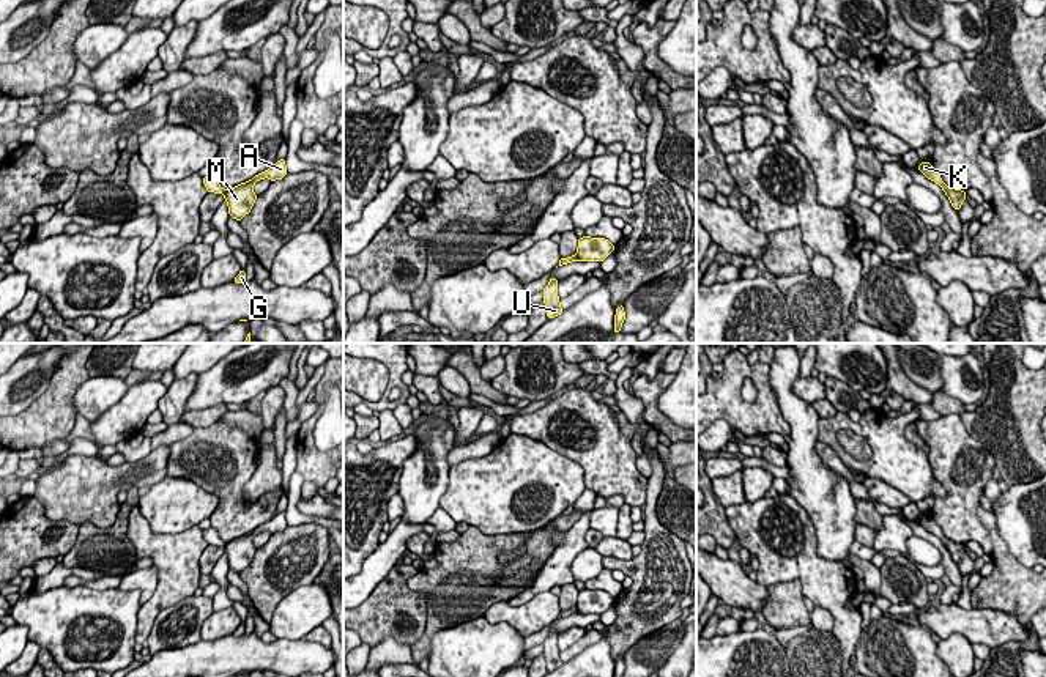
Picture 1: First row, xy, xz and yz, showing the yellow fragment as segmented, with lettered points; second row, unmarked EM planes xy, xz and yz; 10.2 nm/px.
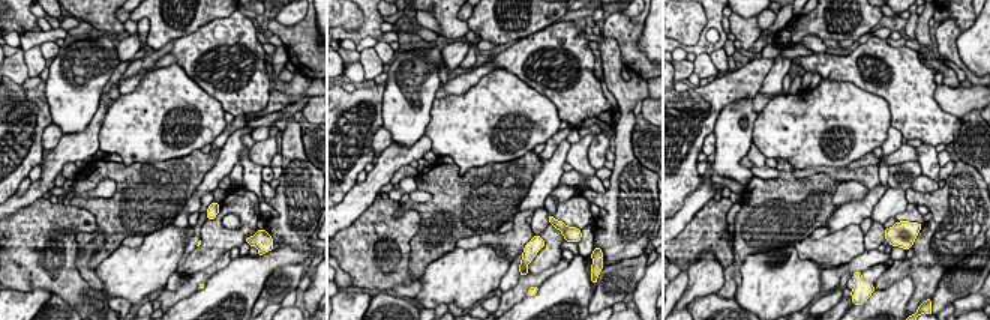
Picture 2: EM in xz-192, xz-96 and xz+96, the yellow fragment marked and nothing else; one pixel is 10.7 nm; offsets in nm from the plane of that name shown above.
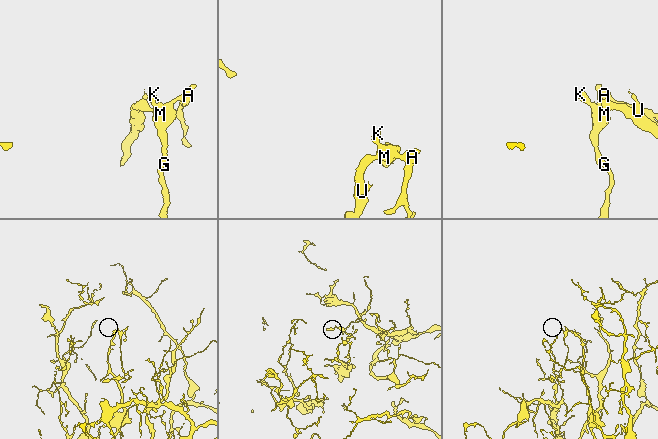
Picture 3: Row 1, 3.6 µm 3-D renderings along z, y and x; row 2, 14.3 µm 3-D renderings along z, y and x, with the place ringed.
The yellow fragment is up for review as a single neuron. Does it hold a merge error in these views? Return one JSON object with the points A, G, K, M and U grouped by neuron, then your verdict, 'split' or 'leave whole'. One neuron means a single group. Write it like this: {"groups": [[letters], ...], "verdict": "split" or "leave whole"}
{"groups": [["A", "G", "K", "M"], ["U"]], "verdict": "split"}

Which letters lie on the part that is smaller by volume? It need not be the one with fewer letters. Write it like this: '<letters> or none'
A, G, K, M

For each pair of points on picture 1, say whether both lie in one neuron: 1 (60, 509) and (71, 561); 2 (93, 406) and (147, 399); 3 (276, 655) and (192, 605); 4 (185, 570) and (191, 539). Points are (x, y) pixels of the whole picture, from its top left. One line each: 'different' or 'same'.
1: different
2: different
3: different
4: same

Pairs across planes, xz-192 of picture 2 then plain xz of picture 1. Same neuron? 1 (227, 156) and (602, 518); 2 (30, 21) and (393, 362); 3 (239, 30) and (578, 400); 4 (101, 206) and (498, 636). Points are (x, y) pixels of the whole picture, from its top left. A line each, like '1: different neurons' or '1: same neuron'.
1: different neurons
2: same neuron
3: same neuron
4: different neurons

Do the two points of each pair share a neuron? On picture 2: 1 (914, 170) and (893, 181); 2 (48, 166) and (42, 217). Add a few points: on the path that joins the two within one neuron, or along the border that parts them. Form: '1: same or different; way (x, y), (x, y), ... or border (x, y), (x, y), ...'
1: same; way (909, 170), (897, 178)
2: different; border (41, 197), (15, 214)

